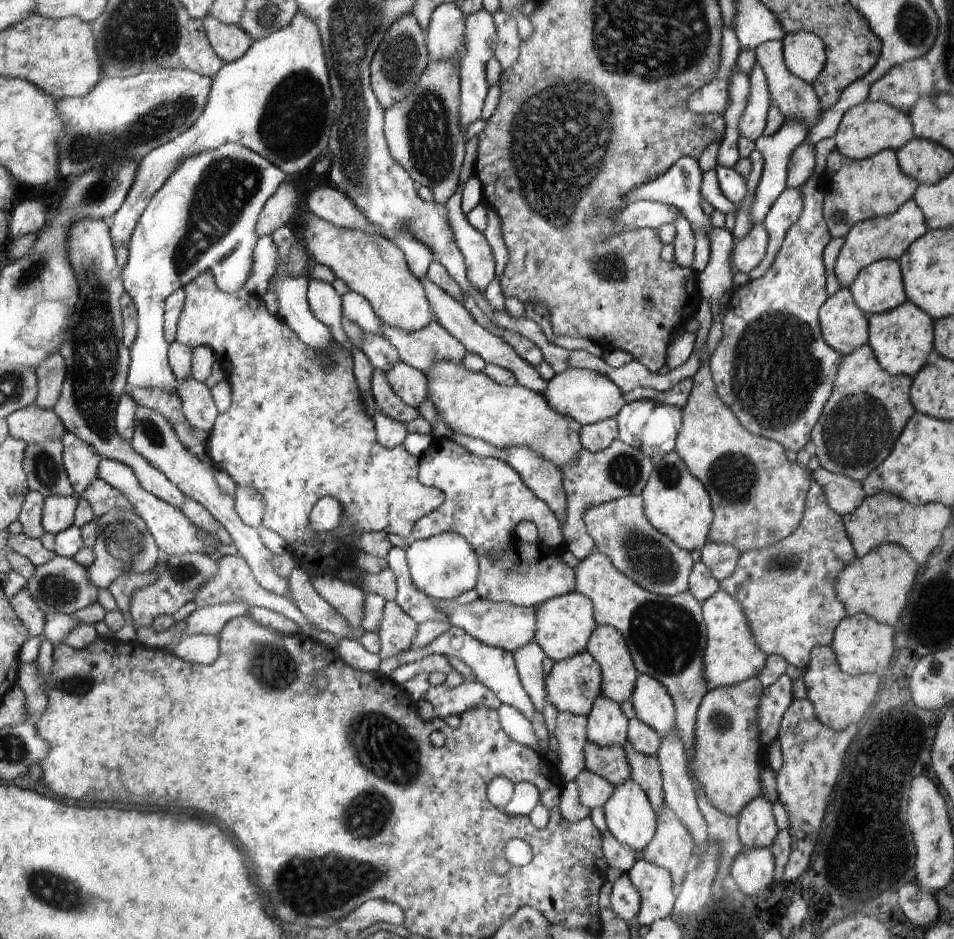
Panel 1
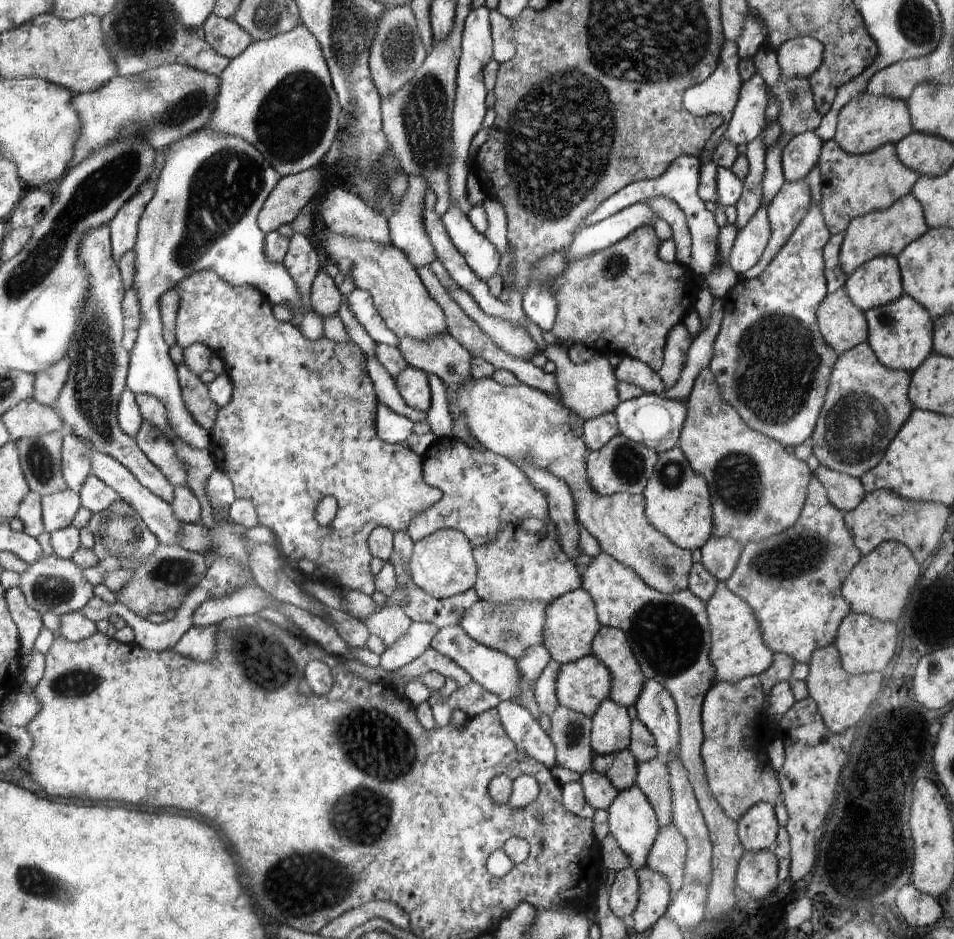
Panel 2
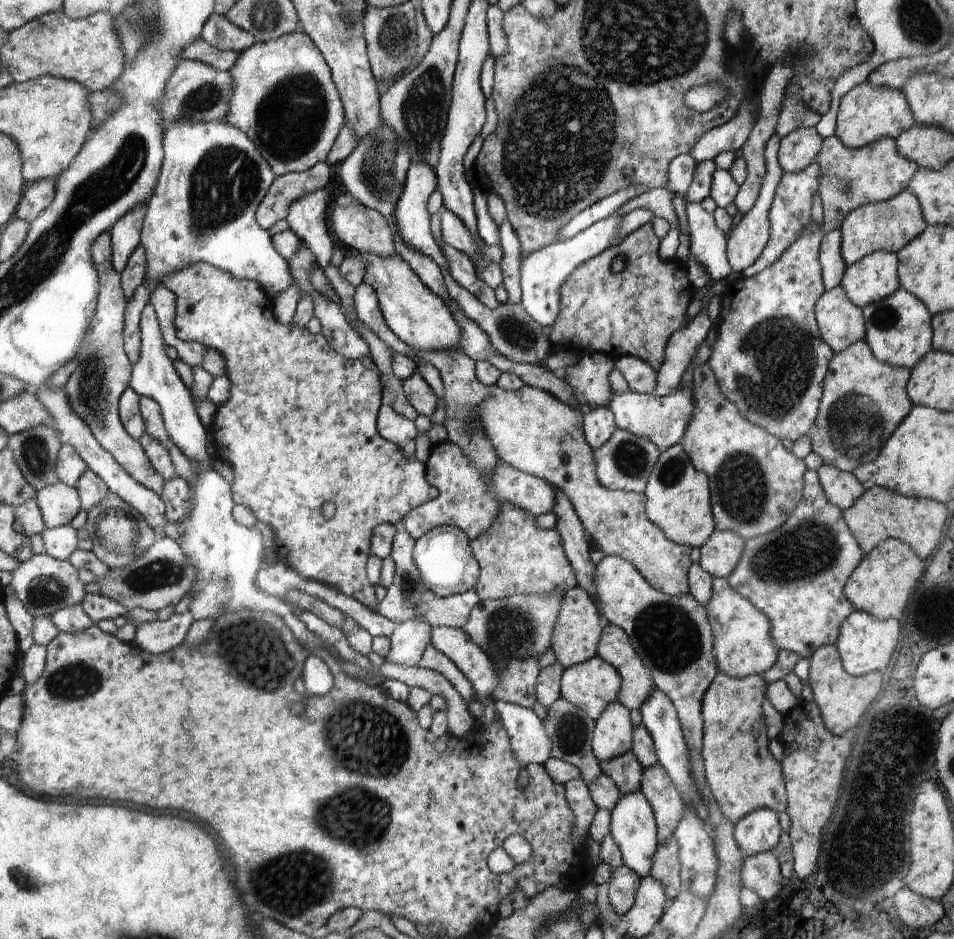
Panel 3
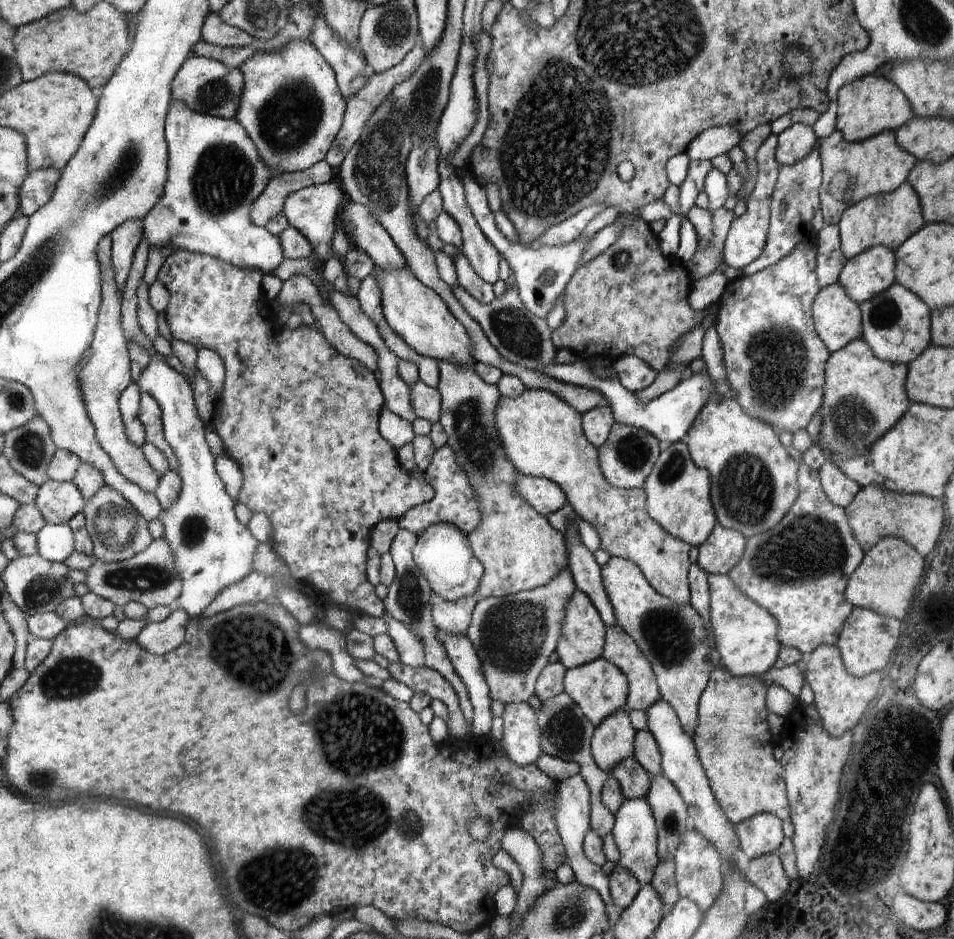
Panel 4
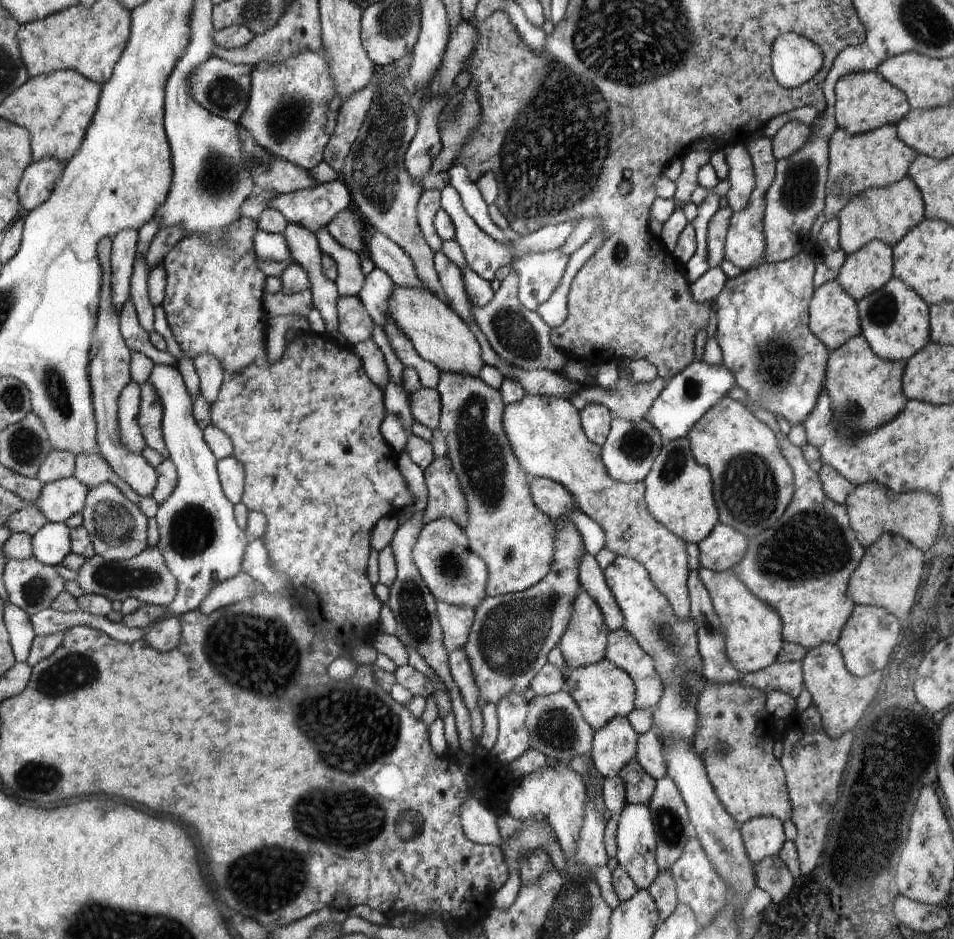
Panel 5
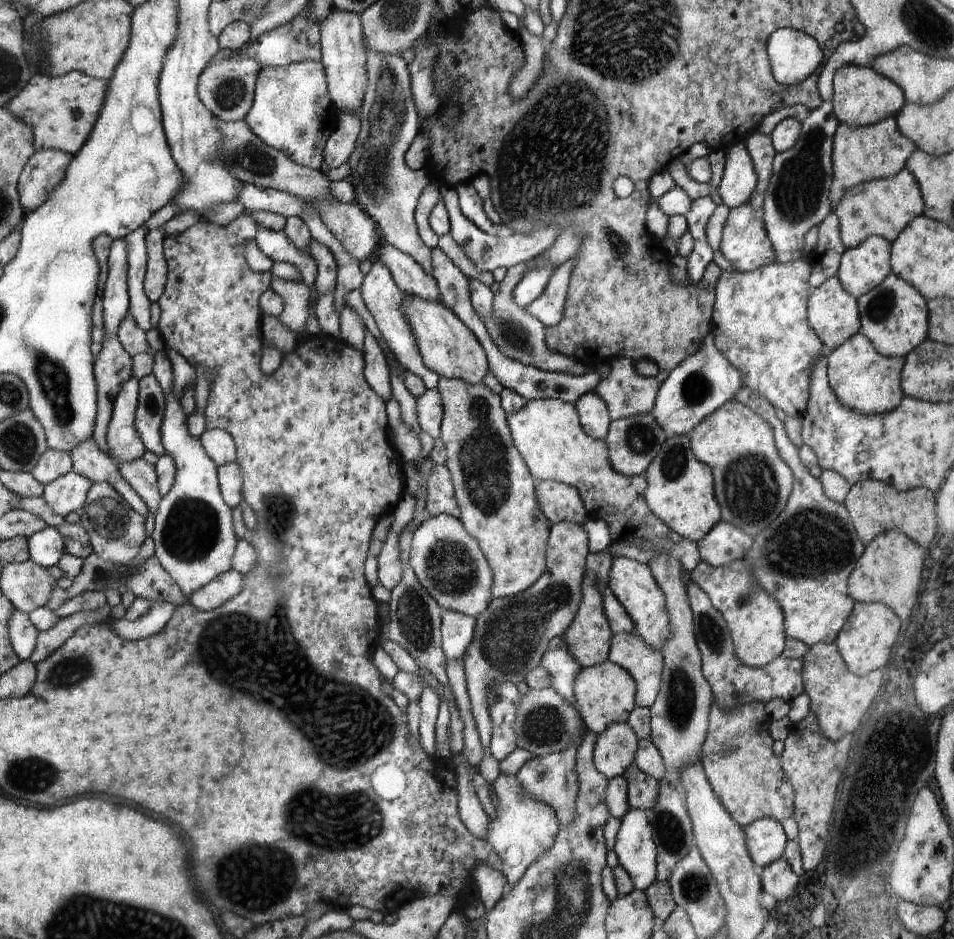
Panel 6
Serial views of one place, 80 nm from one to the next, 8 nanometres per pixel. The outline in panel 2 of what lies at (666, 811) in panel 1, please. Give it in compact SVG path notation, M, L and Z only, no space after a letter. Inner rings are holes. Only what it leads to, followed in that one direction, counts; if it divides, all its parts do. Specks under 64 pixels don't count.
M673 822L659 829L648 853L646 865L667 878L672 896L686 882L684 872L686 855L687 842Z

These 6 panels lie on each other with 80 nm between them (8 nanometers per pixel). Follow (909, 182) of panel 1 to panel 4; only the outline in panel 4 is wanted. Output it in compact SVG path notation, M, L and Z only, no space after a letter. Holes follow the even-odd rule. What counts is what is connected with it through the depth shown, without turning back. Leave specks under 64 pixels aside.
M834 130L830 136L820 139L823 182L820 186L820 210L824 225L838 224L842 212L860 202L866 196L894 192L900 184L907 182L910 170L917 159L900 148L894 131L886 130L860 142L849 142L842 132Z

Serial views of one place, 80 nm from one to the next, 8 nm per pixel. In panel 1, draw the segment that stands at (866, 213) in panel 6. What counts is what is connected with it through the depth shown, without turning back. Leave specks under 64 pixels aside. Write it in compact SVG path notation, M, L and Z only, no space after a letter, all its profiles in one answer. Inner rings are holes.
M912 198L907 200L890 216L874 217L856 223L845 236L844 244L835 262L834 274L842 289L849 289L858 273L869 264L880 259L899 258L917 241L929 228L922 210Z

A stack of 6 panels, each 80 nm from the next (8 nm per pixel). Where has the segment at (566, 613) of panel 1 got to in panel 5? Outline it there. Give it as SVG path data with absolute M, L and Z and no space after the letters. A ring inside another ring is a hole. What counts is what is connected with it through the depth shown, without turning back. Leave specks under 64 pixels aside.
M582 587L574 600L568 628L558 644L568 667L578 669L606 659L608 634L596 600Z

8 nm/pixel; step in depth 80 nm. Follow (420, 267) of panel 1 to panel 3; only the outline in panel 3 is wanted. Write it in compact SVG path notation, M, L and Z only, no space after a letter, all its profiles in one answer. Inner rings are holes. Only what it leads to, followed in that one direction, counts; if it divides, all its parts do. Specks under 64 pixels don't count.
M410 162L410 167L405 177L404 190L398 204L396 204L396 210L394 210L394 222L396 222L396 232L400 236L402 242L406 242L410 248L426 254L428 258L434 260L435 264L438 264L441 272L450 278L448 271L448 262L442 254L442 250L433 238L430 230L430 218L426 210L428 198L432 195L432 192L437 190L437 176L435 171L424 164L424 162Z

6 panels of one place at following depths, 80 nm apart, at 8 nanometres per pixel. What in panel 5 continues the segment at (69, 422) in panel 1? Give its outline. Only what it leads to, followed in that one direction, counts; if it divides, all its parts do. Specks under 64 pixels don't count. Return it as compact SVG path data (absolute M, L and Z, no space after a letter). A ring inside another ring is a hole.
M106 236L97 245L97 255L101 267L104 268L104 285L101 290L100 314L97 316L98 352L92 355L89 366L90 384L93 385L93 406L97 422L97 445L99 454L110 464L110 467L136 492L146 498L153 496L157 489L156 470L146 462L141 453L130 452L120 440L120 424L118 424L118 400L121 393L130 383L130 350L121 335L119 312L110 298L110 280L112 279L112 236Z

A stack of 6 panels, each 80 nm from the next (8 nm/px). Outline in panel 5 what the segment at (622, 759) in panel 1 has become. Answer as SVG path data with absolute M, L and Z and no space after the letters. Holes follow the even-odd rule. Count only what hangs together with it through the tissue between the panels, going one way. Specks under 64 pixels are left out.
M635 760L628 762L619 774L625 783L626 801L630 804L649 806L656 786L656 780L651 778L644 768Z

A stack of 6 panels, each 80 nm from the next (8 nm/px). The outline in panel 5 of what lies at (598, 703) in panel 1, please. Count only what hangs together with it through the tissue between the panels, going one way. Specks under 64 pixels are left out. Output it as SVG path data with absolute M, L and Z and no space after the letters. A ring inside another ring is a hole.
M614 716L594 734L592 763L603 779L619 776L622 768L635 760L638 736L622 716Z

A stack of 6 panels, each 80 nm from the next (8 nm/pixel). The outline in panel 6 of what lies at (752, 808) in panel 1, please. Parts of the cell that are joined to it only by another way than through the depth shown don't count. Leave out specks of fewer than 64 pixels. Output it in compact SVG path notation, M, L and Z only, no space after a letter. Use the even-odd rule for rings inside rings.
M762 817L743 827L743 831L754 864L765 867L783 856L788 840L781 822Z

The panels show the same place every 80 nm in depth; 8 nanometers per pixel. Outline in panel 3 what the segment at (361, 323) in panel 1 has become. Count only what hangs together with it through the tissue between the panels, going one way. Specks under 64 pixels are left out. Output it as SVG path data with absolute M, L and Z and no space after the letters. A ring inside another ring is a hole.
M362 282L357 288L354 296L354 311L356 317L366 328L370 328L387 348L398 354L404 354L412 360L416 360L416 350L406 345L394 332L388 328L384 321L382 312L380 311L380 304L378 303L378 296L374 292L374 288L366 282Z

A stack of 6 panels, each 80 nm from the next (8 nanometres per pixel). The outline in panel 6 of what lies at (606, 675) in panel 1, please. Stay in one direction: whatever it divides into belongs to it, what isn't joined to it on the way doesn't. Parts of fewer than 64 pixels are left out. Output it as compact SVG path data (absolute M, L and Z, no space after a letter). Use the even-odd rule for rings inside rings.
M636 632L616 633L612 635L609 655L610 662L627 670L635 680L637 691L635 694L636 707L650 707L656 700L660 690L661 674L663 669L663 654L650 648Z

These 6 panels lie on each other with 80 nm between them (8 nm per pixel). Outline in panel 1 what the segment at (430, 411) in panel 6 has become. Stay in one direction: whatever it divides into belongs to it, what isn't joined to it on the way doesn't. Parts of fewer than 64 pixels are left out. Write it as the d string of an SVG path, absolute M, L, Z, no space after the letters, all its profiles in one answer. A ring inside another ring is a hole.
M400 360L385 375L394 394L402 400L406 408L417 408L428 397L425 374L404 361Z

